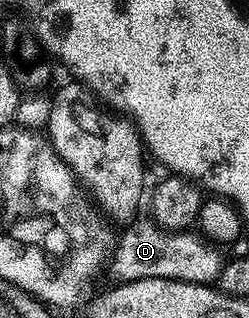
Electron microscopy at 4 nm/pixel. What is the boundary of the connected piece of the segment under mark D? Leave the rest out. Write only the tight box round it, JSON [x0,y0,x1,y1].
[109,221,223,285]

